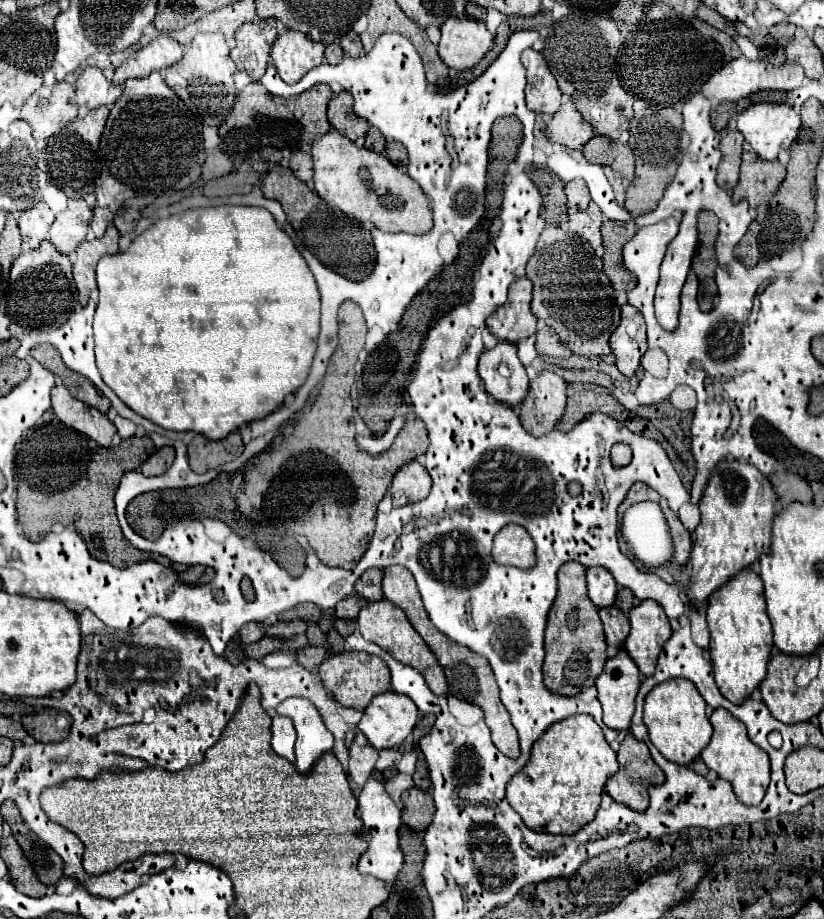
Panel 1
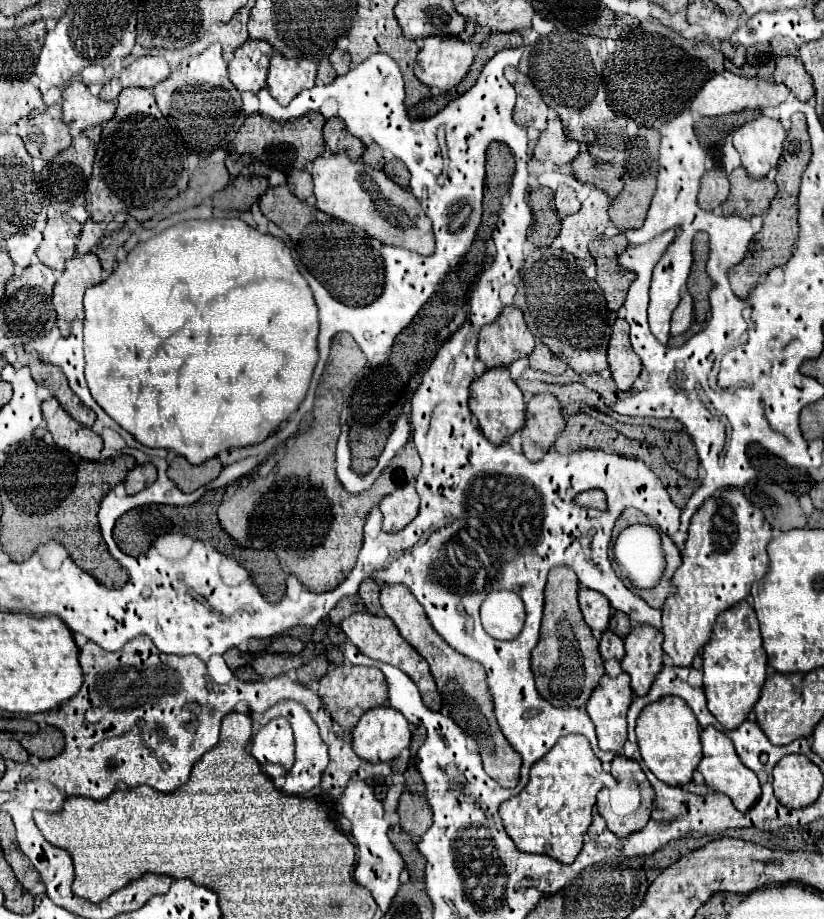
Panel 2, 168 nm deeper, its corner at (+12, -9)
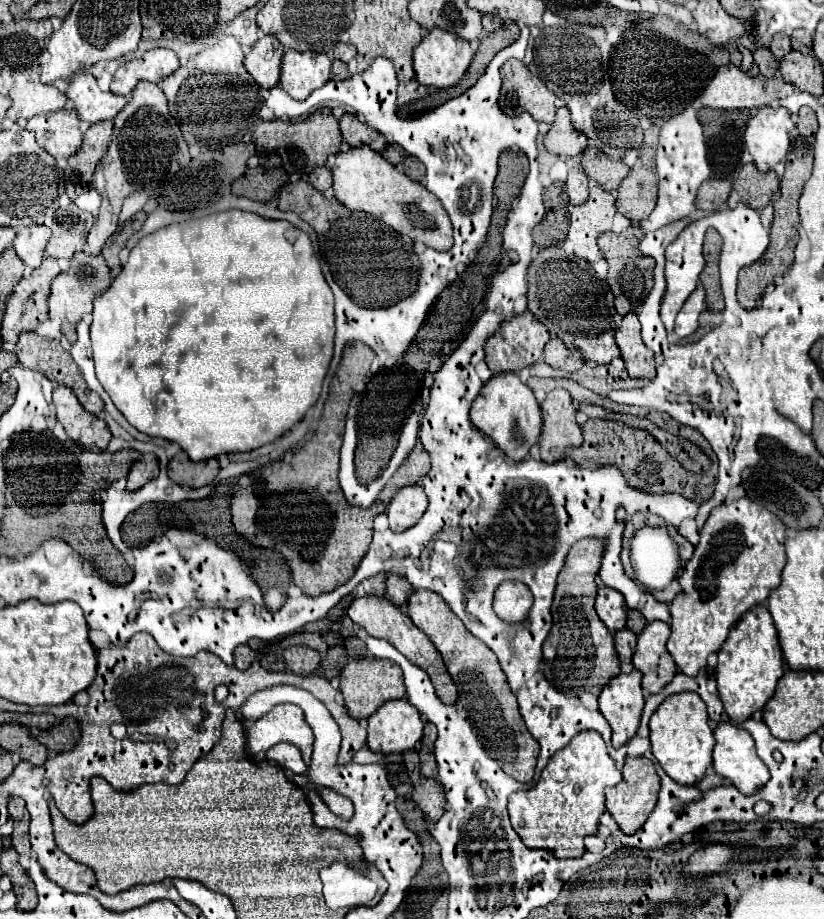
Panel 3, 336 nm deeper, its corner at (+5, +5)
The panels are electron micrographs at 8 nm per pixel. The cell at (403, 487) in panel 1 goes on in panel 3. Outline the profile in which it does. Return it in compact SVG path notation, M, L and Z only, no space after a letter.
M419 484L401 488L387 508L389 528L393 532L403 532L415 526L425 510L427 510L427 496Z

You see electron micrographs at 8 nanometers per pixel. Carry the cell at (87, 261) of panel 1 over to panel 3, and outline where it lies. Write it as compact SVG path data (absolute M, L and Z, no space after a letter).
M77 252L69 262L69 270L61 272L53 280L49 302L47 302L49 304L49 318L61 320L61 332L71 344L77 340L77 332L75 332L77 322L81 322L81 318L85 314L91 314L95 296L103 294L109 286L111 286L111 278L109 278L109 268L105 264L103 256L101 254L99 256L85 256L83 252Z

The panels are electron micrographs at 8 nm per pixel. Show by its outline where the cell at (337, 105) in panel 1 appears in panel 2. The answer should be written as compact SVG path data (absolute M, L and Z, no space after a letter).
M340 118L326 120L324 142L330 148L330 152L334 152L334 154L344 152L352 160L358 160L362 156L362 140L348 134L348 130L344 128L344 122L340 122Z

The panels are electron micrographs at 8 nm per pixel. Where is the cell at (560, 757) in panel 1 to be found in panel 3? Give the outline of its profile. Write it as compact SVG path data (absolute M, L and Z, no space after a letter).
M581 732L567 744L567 748L555 752L549 764L543 768L539 782L533 790L519 790L509 796L509 818L513 830L519 834L527 848L549 850L557 858L579 858L585 852L583 838L595 834L599 826L599 816L605 812L605 788L615 786L621 780L613 758L607 754L605 742L597 732Z

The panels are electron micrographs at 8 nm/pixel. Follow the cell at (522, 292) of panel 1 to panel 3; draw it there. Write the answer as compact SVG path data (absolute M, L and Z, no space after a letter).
M525 312L521 316L515 316L511 320L507 320L505 324L501 324L501 328L495 332L495 336L491 336L485 344L485 362L489 366L489 370L493 374L501 374L501 372L519 372L527 366L537 364L543 358L543 348L549 340L549 330L545 328L545 324L541 324L531 312Z

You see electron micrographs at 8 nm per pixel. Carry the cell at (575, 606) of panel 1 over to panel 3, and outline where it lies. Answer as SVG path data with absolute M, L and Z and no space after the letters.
M583 538L573 544L565 566L559 574L553 598L553 628L543 644L543 670L545 678L563 694L581 696L583 692L599 694L603 686L615 678L619 670L619 656L613 646L613 634L599 620L595 612L597 584L595 576L601 568L605 542L597 538Z

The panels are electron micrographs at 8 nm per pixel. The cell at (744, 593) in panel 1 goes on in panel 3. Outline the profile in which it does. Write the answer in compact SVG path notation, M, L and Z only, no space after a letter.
M757 606L743 614L743 618L731 628L729 638L721 646L717 666L717 690L725 712L733 722L749 720L755 712L763 710L767 700L773 696L779 678L785 672L783 652L777 640L773 618L765 606Z

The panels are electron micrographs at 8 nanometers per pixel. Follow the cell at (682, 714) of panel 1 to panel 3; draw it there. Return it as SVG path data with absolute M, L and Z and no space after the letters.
M681 692L669 696L653 714L651 722L651 750L661 768L677 784L697 784L703 780L707 768L713 764L711 752L715 746L713 730L709 726L709 716L703 700L695 692Z

